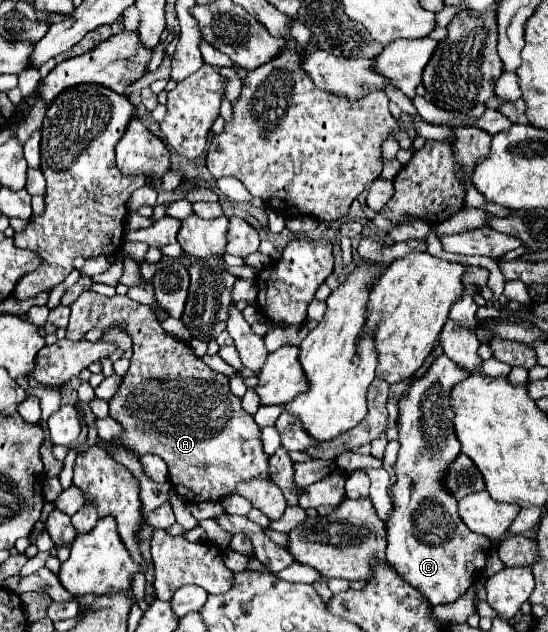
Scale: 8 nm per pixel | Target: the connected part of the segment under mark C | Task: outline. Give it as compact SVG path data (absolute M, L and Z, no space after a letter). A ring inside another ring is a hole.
M440 355L422 377L410 383L398 401L398 441L402 447L394 465L398 477L392 487L396 507L386 527L386 561L408 585L418 589L432 607L460 599L480 577L490 551L490 539L470 531L458 517L456 499L440 489L446 467L460 453L452 425L450 389L468 375L466 369L454 365L446 355Z

